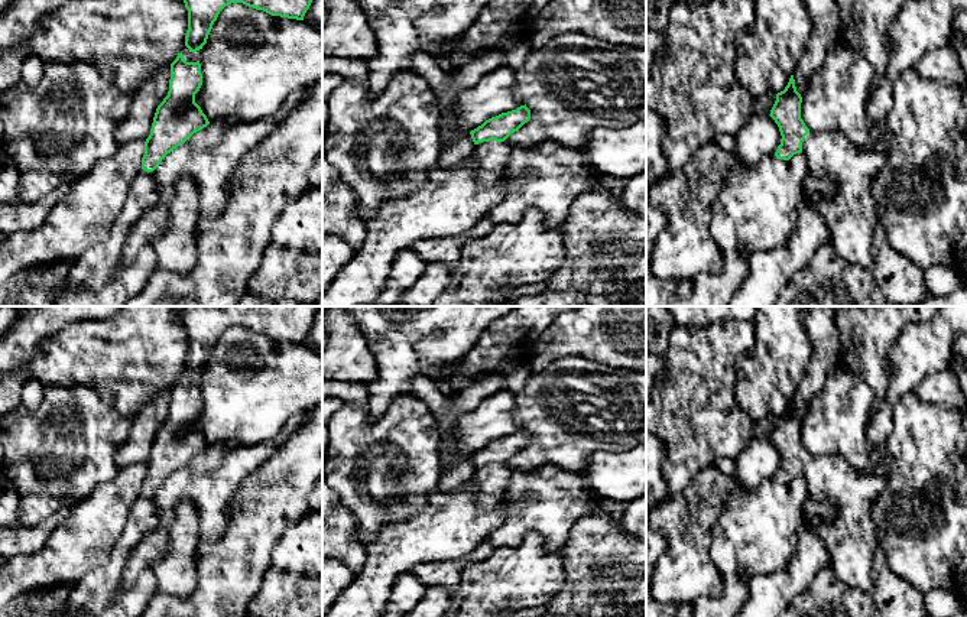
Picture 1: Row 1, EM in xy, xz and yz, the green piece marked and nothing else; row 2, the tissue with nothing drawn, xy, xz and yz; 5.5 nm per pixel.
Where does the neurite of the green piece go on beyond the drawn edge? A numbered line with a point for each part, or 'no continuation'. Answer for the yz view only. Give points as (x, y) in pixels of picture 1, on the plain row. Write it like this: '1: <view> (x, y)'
1: yz (850, 539)

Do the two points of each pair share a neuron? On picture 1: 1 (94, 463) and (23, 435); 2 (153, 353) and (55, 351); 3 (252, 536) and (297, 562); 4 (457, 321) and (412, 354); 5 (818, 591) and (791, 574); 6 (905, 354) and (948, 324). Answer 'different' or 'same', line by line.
1: same
2: same
3: different
4: same
5: different
6: same

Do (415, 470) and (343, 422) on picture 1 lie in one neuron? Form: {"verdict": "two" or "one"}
{"verdict": "one"}

